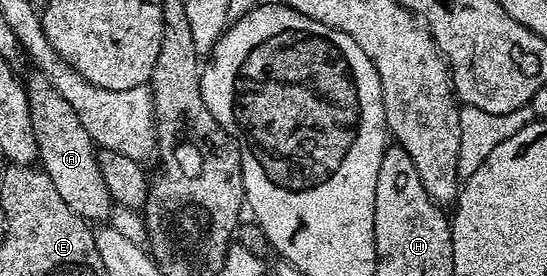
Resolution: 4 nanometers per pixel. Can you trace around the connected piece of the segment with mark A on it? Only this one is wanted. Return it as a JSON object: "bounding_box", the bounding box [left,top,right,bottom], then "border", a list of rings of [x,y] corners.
{"bounding_box":[26,69,114,219],"border":[[[37,69],[26,78],[28,103],[30,104],[30,124],[34,124],[34,140],[40,153],[38,162],[50,176],[50,184],[58,188],[58,196],[70,204],[70,208],[79,218],[107,219],[113,213],[114,203],[108,191],[106,180],[100,171],[98,147],[91,136],[82,128],[82,120],[78,120],[78,112],[70,108],[70,103],[62,97],[62,92],[50,84],[47,76]]]}

